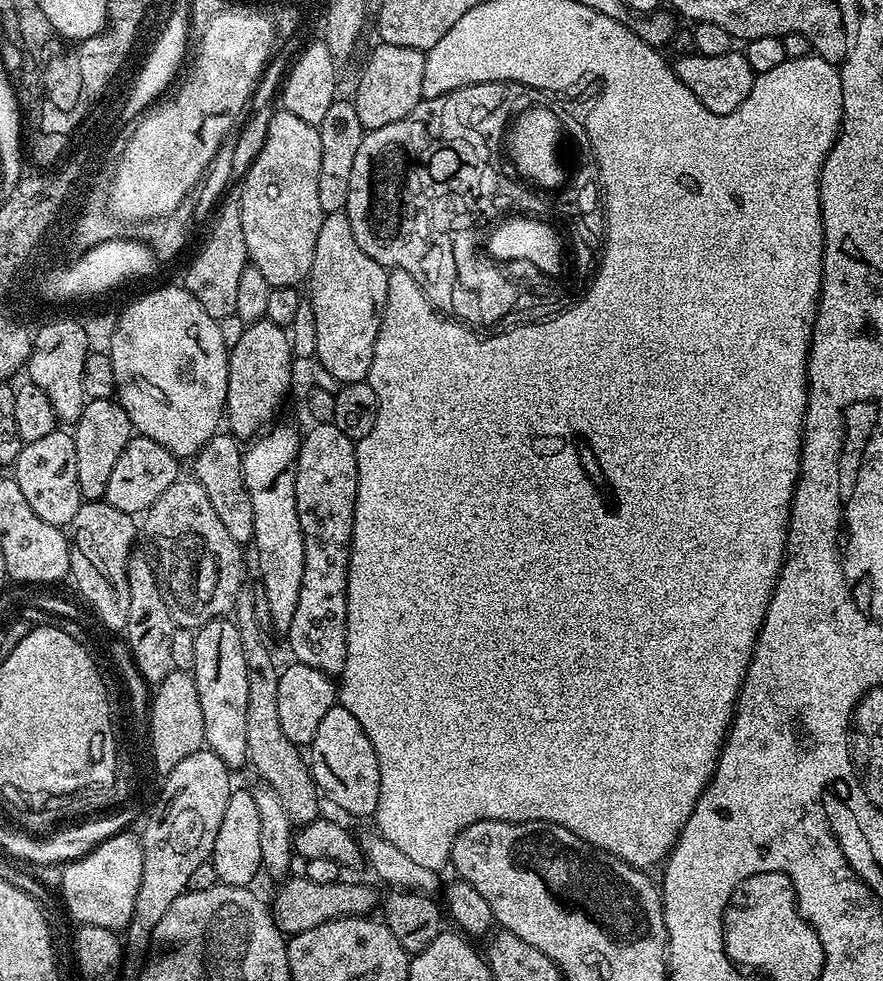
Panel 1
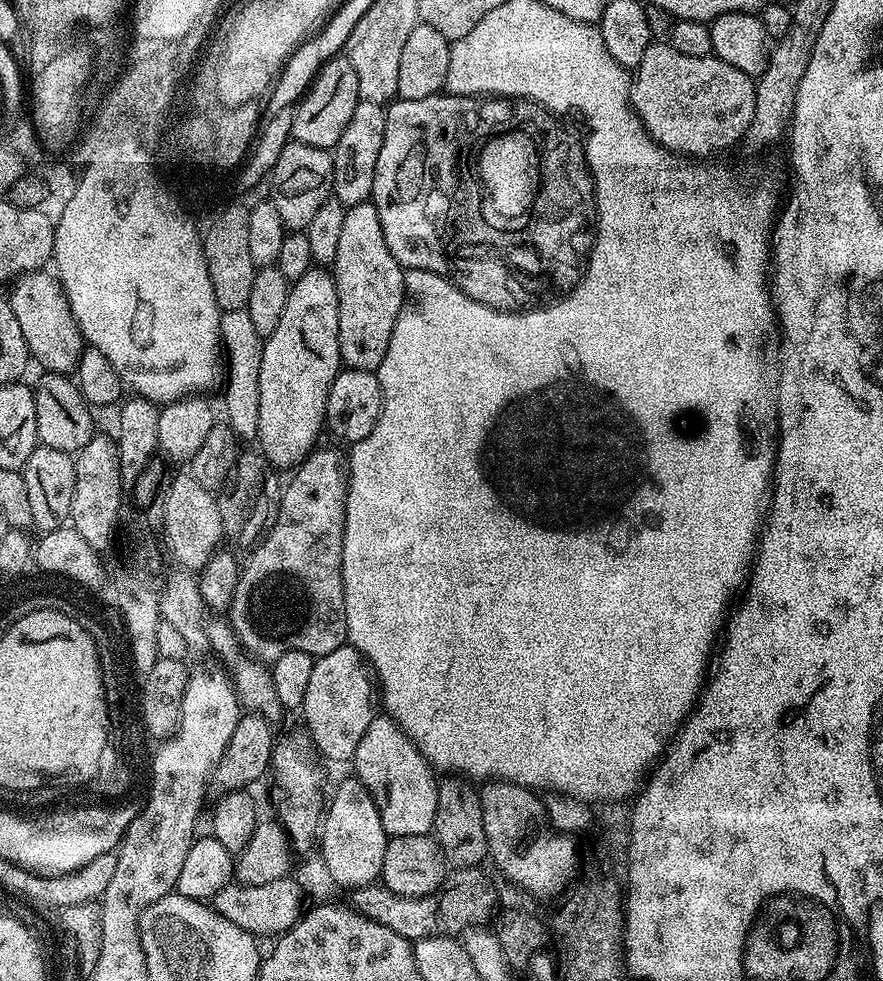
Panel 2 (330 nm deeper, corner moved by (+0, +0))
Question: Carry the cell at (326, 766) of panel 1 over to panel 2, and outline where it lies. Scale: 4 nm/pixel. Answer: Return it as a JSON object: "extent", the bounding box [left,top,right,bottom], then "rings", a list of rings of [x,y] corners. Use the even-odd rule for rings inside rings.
{"extent":[350,714,438,836],"rings":[[[377,714],[366,726],[362,742],[350,761],[356,767],[355,779],[368,787],[380,811],[386,834],[393,836],[427,836],[432,832],[438,810],[437,773],[415,742],[387,714]]]}

